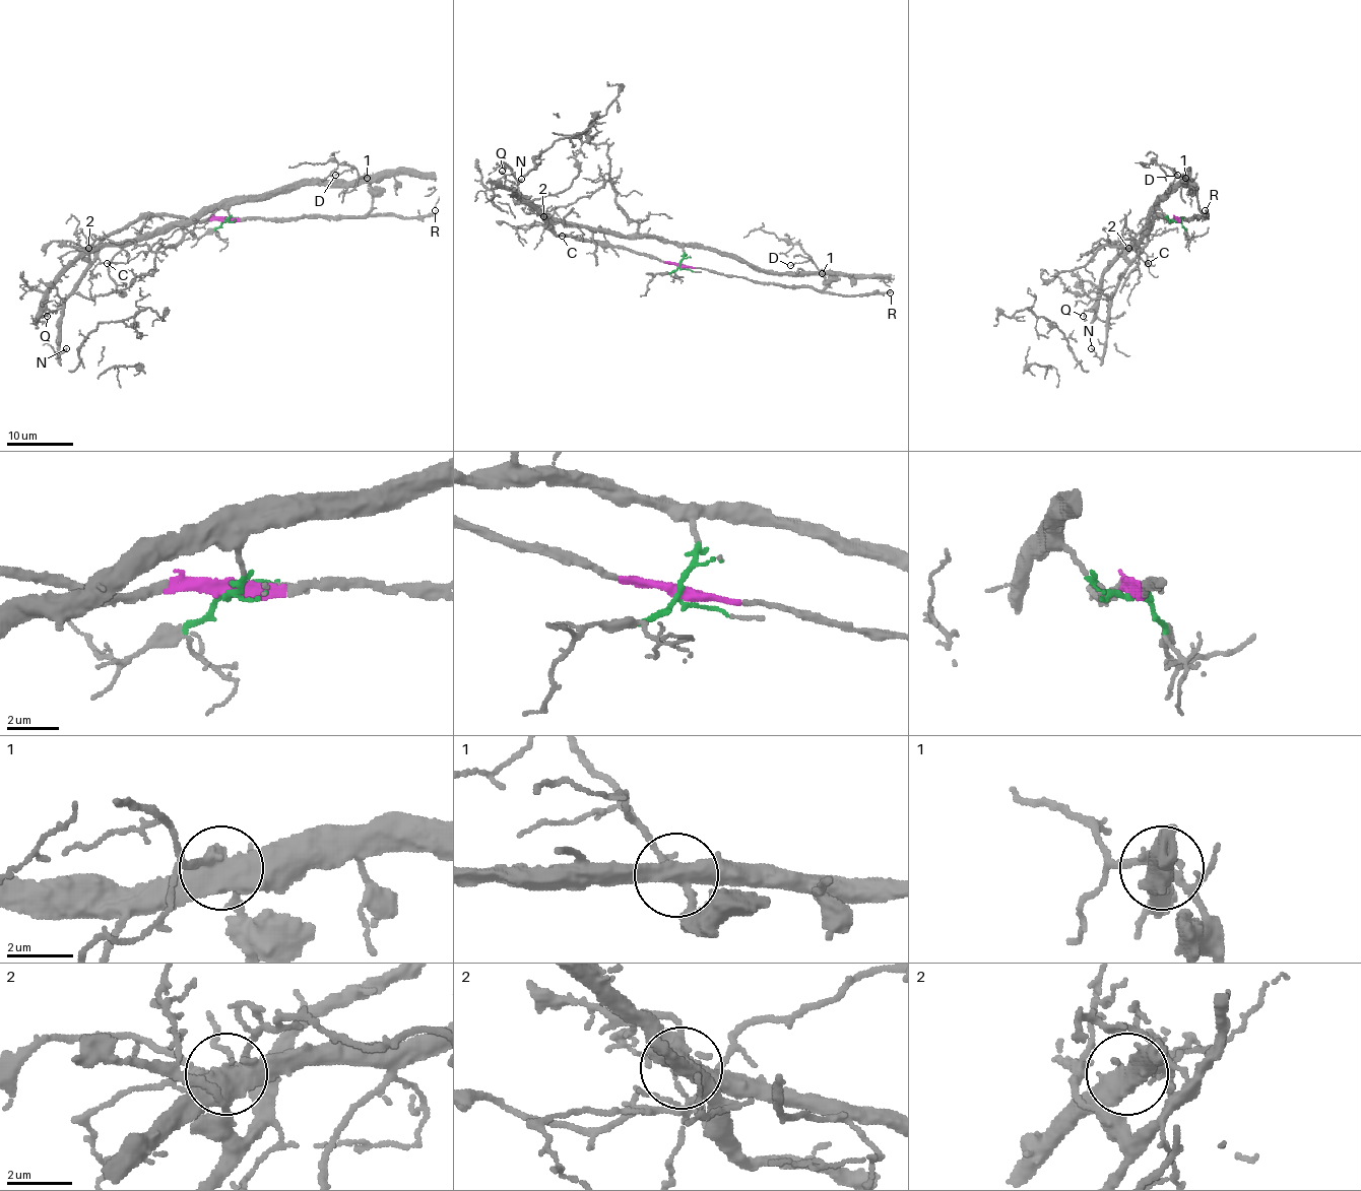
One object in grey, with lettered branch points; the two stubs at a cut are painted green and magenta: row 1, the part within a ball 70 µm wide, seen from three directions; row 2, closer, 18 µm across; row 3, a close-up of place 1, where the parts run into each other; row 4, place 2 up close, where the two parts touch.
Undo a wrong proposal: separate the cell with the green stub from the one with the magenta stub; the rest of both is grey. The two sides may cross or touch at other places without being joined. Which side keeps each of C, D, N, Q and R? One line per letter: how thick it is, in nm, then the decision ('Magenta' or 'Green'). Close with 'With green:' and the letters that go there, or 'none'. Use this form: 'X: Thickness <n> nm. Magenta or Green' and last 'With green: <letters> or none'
C: Thickness 70 nm. Green
D: Thickness 70 nm. Magenta
N: Thickness 90 nm. Magenta
Q: Thickness 100 nm. Green
R: Thickness 320 nm. Magenta
With green: C, Q

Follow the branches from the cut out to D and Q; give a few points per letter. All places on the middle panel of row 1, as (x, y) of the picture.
D: (679, 266), (704, 267), (759, 282), (812, 285), (819, 290), (827, 285), (825, 277), (811, 261), (790, 266)
Q: (679, 266), (685, 250), (658, 238), (622, 237), (545, 218), (517, 191), (501, 183), (502, 172)

